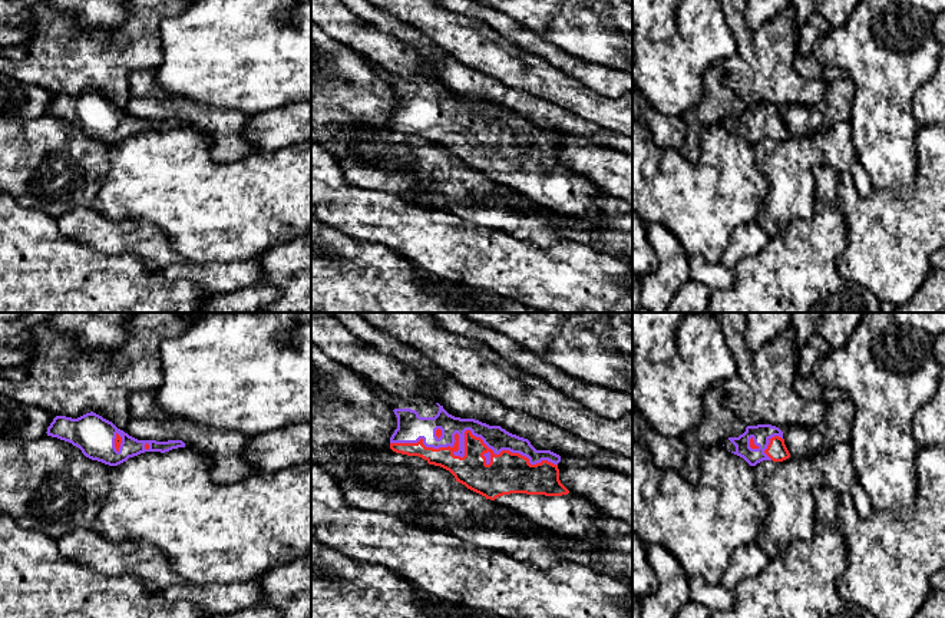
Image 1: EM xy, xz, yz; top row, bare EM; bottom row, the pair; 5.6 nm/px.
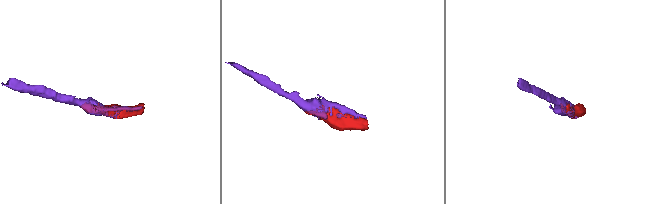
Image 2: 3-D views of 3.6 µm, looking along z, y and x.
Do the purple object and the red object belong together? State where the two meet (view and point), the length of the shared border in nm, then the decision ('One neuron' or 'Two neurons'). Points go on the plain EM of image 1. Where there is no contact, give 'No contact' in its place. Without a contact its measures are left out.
Touches purple at xz (463, 121). Shared border 950 nm. One neuron

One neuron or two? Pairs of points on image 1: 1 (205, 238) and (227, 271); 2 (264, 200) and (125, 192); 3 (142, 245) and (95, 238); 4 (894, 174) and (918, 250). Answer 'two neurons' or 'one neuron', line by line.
1: two neurons
2: one neuron
3: one neuron
4: two neurons

